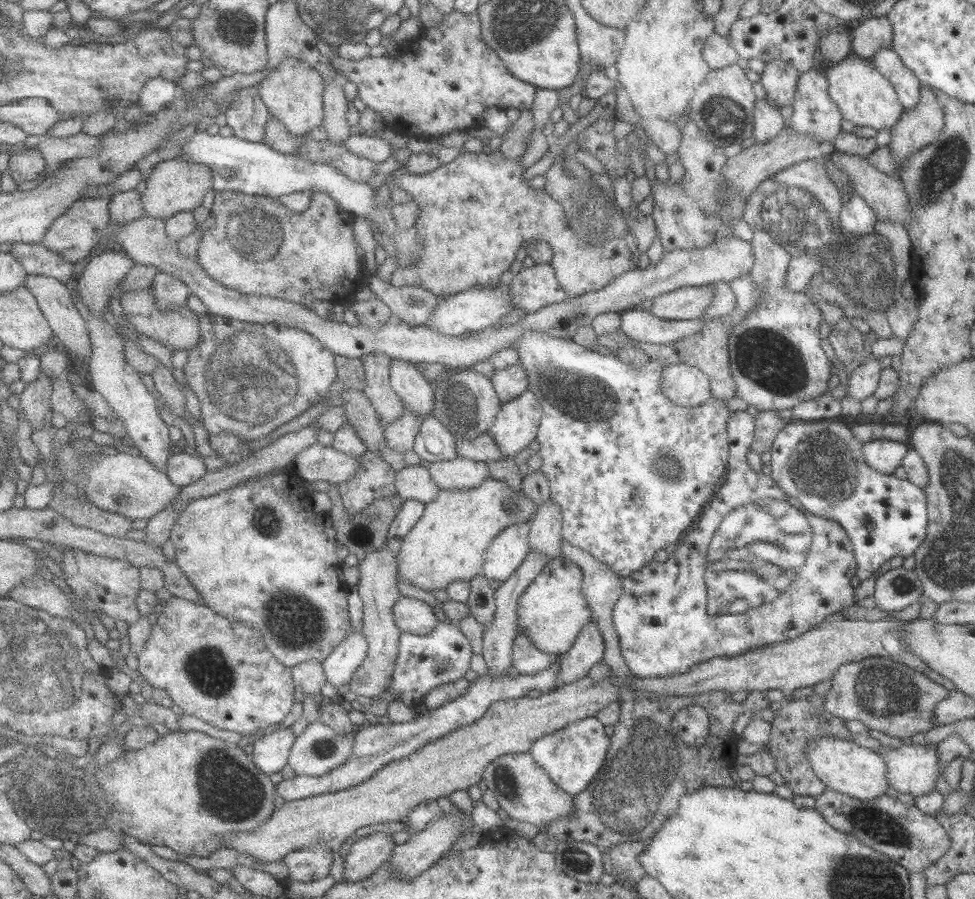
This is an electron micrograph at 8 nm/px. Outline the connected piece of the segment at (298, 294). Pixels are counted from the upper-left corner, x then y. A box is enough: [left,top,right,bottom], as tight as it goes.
[199,191,365,310]

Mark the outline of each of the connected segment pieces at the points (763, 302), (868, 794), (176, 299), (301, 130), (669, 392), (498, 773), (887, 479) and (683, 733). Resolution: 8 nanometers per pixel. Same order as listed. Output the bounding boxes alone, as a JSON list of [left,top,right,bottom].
[[728,228,834,411],[804,736,888,801],[151,271,192,310],[257,57,326,136],[658,363,713,407],[484,751,576,831],[769,418,928,581],[671,706,709,748]]

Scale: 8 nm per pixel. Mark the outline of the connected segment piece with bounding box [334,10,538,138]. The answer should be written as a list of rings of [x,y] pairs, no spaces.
[[[453,11],[443,15],[443,20],[434,27],[422,27],[417,44],[411,52],[401,52],[401,56],[375,57],[370,54],[361,60],[345,60],[338,56],[334,63],[341,74],[356,84],[360,100],[379,113],[386,125],[405,128],[416,136],[441,137],[459,130],[470,130],[484,122],[485,113],[491,106],[501,109],[533,109],[538,88],[519,77],[513,76],[505,61],[485,42],[482,36],[482,20],[475,14]]]

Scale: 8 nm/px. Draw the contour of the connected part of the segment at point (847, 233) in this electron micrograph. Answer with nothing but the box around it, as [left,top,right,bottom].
[838,192,876,240]

